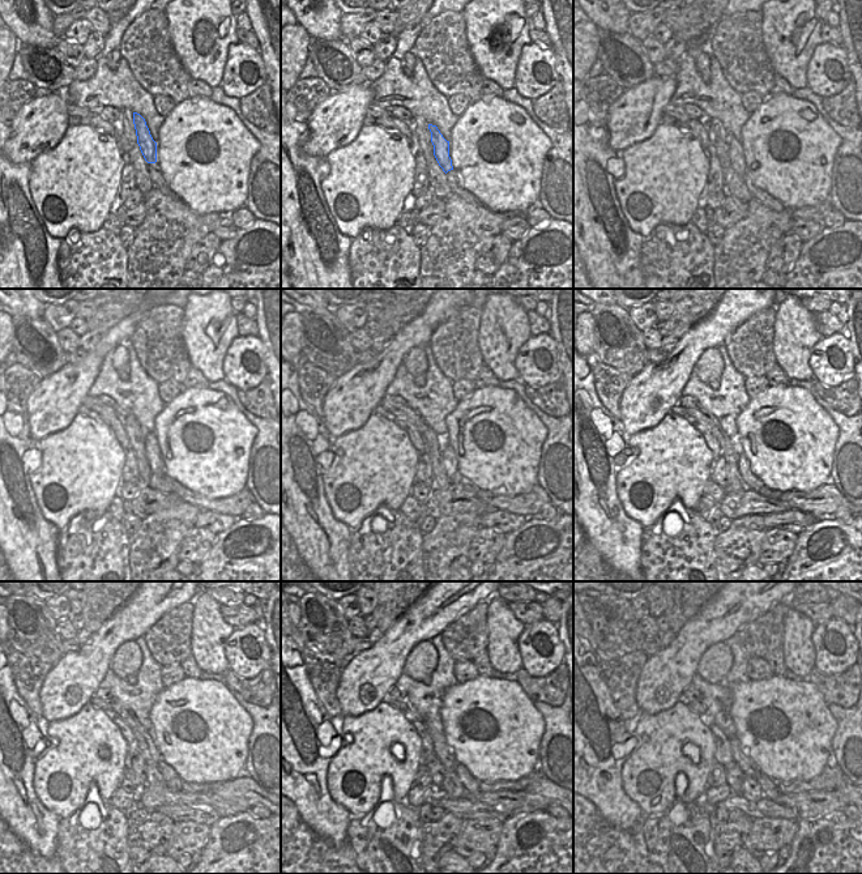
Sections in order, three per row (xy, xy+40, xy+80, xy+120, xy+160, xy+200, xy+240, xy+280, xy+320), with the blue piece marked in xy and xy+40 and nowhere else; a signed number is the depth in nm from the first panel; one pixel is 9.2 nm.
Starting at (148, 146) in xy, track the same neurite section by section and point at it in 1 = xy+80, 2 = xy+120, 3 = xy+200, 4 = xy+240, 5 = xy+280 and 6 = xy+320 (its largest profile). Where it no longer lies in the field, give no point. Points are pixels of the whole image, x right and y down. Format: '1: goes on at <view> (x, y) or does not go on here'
1: goes on at xy+80 (737, 157)
2: goes on at xy+120 (152, 450)
3: goes on at xy+200 (743, 464)
4: goes on at xy+240 (171, 779)
5: goes on at xy+280 (466, 779)
6: goes on at xy+320 (769, 789)

